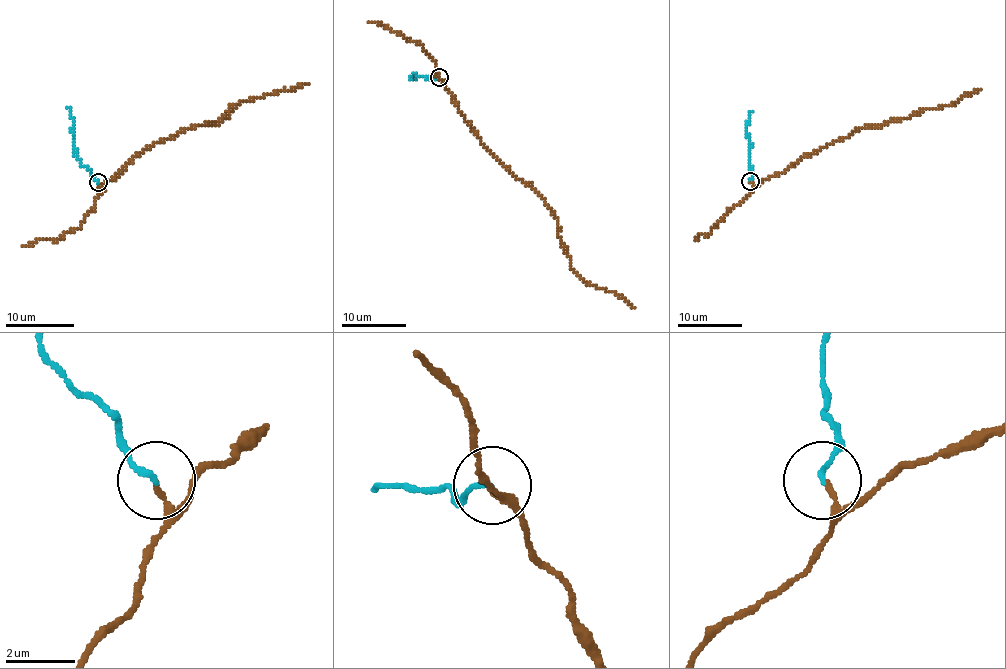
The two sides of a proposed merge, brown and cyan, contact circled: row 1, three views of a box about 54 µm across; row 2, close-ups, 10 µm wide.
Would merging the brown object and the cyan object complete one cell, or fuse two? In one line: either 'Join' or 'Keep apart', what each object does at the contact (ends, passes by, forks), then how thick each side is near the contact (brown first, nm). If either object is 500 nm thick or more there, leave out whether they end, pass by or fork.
Join. At the ring brown ends. At the ring cyan ends. Thickness 140 nm (brown) against 150 nm

